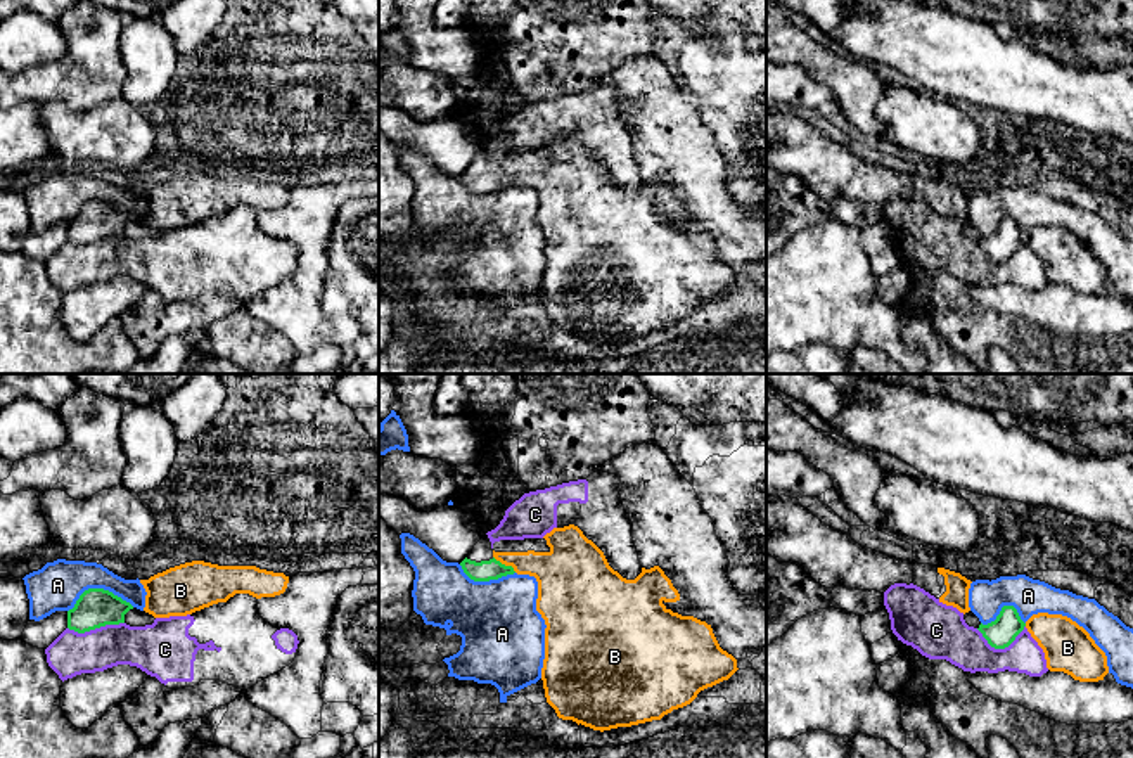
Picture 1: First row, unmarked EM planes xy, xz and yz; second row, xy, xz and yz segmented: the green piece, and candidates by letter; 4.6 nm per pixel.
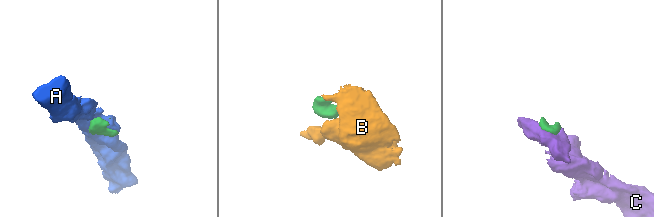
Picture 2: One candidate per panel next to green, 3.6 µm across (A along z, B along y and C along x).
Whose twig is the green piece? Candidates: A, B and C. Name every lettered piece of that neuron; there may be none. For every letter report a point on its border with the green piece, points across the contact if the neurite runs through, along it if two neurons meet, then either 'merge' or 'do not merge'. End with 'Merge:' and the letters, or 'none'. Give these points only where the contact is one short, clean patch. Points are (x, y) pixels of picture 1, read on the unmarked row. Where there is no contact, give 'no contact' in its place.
A: contact xy (99, 201); do not merge
B: contact xz (504, 177); merge
C: contact xy (96, 239); do not merge
Merge: B

